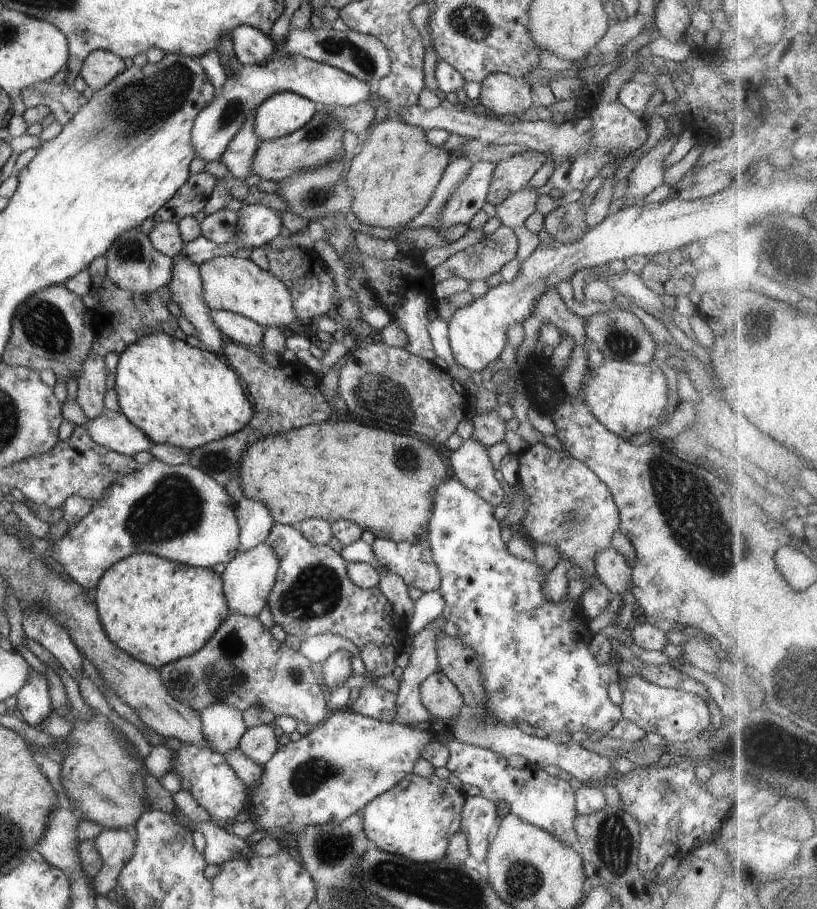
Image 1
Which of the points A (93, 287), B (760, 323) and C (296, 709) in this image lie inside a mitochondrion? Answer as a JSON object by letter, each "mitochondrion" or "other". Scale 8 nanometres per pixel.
{"A":"other","B":"mitochondrion","C":"other"}

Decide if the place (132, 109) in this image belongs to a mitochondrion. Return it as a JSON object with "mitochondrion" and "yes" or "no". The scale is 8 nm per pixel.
{"mitochondrion":"yes"}

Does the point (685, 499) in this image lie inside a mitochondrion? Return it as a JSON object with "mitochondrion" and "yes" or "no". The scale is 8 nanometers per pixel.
{"mitochondrion":"yes"}

